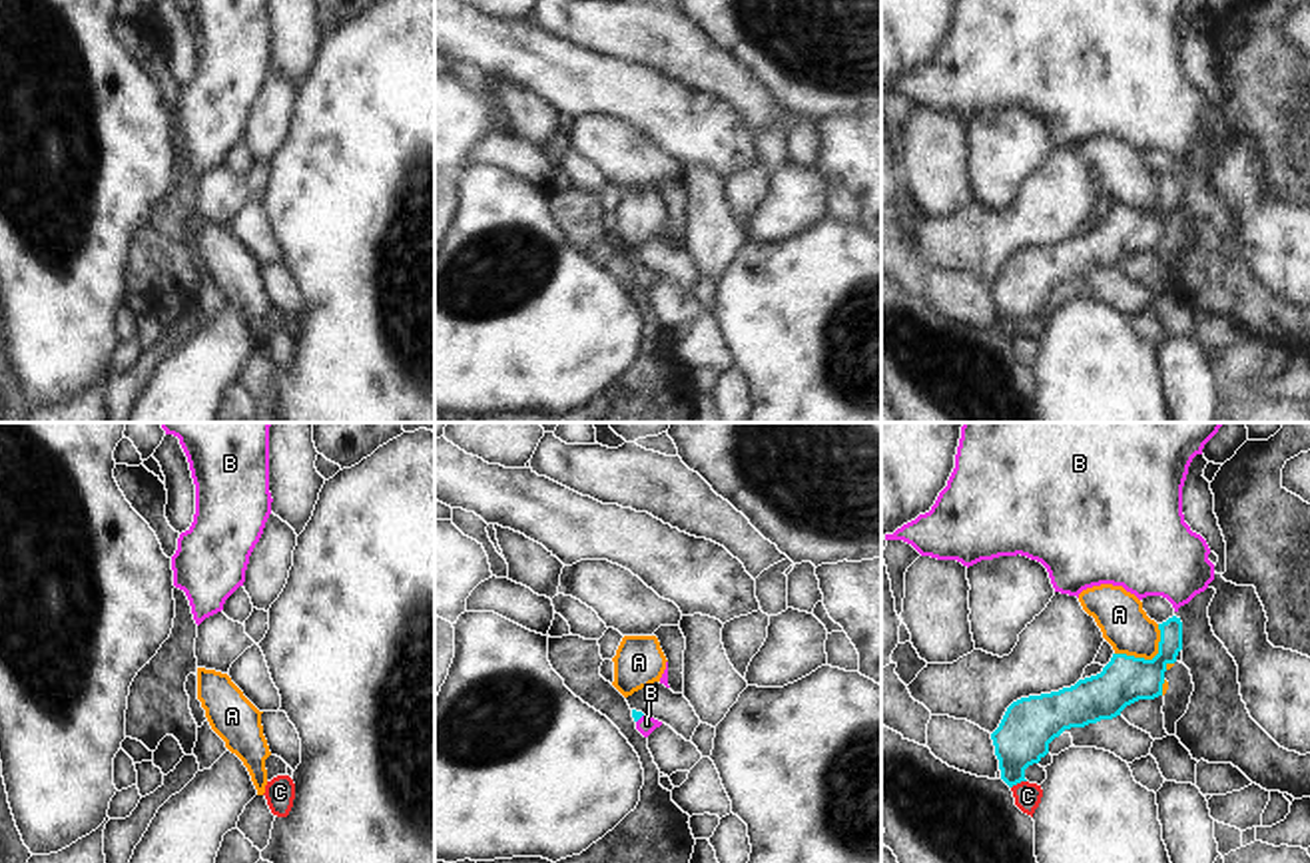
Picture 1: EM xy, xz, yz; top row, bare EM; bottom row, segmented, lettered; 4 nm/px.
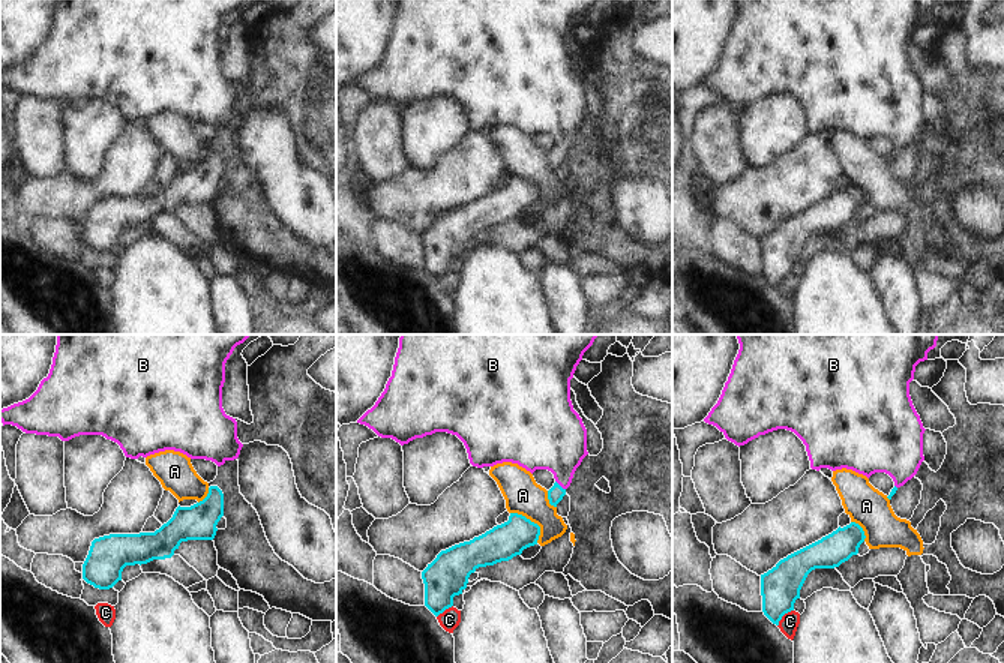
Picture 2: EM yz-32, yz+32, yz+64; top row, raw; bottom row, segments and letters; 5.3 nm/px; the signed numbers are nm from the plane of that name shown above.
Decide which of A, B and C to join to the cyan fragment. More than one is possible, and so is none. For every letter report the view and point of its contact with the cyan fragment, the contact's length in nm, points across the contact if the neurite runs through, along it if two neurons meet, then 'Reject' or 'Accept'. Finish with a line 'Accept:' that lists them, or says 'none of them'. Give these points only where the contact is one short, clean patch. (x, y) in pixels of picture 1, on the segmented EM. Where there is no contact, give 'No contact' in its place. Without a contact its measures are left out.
A: Touches cyan at yz (1149, 660). Shared border 220 nm. Boundary: yz (1159, 624), (1159, 650), (1151, 658), (1115, 654). Reject
B: Touches cyan at xz (641, 716). Shared border 50 nm. Path across: xz (637, 716), (641, 716), (647, 724). Accept
C: Touches cyan at yz (1017, 782). Shared border 70 nm. Boundary: yz (1025, 780), (1011, 788). Reject
Accept: B

